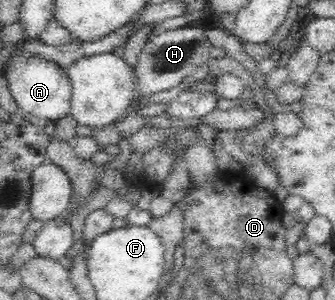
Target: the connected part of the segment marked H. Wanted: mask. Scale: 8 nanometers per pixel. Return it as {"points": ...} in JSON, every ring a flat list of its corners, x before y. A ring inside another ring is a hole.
{"points":[[195,26,177,27,151,35,139,52,137,64,134,67,138,92,143,96,151,97,153,94,177,86,195,68,199,68,212,58,211,48,213,48,213,45,205,34,205,30]]}

